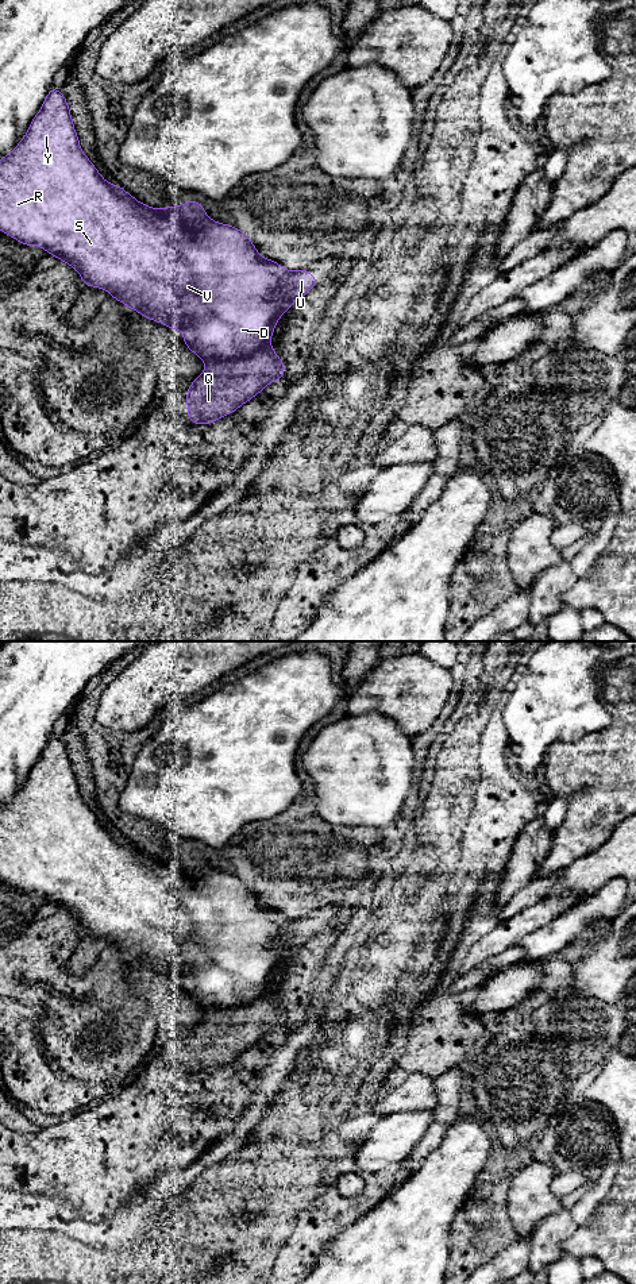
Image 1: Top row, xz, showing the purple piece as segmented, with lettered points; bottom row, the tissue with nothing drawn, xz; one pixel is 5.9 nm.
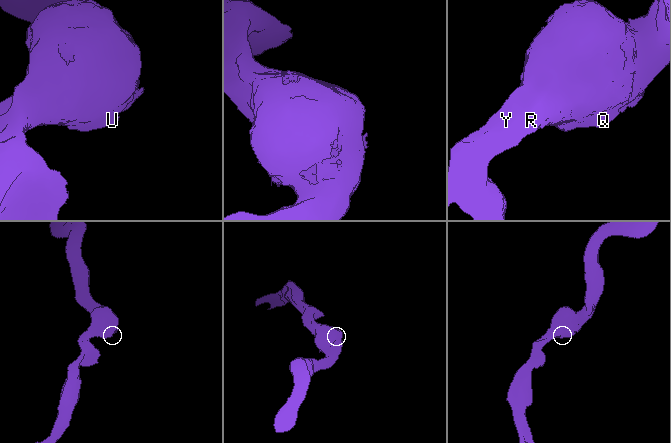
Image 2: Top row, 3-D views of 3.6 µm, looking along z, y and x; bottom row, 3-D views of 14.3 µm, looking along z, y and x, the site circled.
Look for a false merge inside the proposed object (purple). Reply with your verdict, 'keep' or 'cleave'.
cleave

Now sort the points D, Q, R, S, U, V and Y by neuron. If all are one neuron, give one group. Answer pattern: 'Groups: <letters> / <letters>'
Groups: D R S V Y / Q U

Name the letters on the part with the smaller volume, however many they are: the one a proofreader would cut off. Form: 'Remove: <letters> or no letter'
Remove: Q, U

